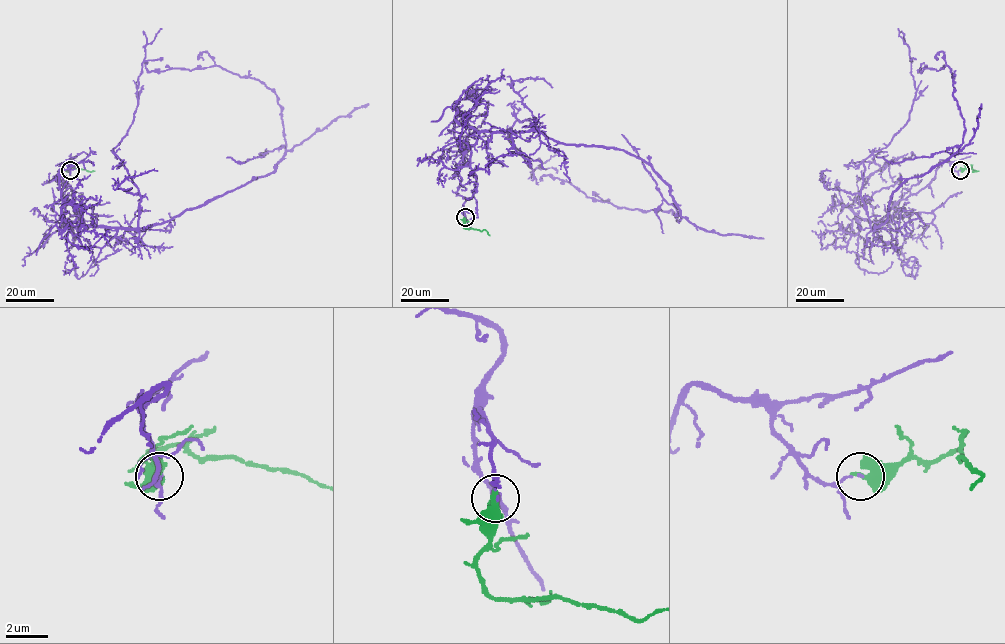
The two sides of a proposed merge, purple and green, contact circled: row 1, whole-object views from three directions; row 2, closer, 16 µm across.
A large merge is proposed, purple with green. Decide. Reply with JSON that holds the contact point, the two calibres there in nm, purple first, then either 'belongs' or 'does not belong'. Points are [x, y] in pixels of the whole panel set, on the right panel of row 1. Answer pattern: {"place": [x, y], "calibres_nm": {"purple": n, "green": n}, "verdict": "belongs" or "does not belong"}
{"place": [960, 170], "calibres_nm": {"purple": 80, "green": 380}, "verdict": "does not belong"}

